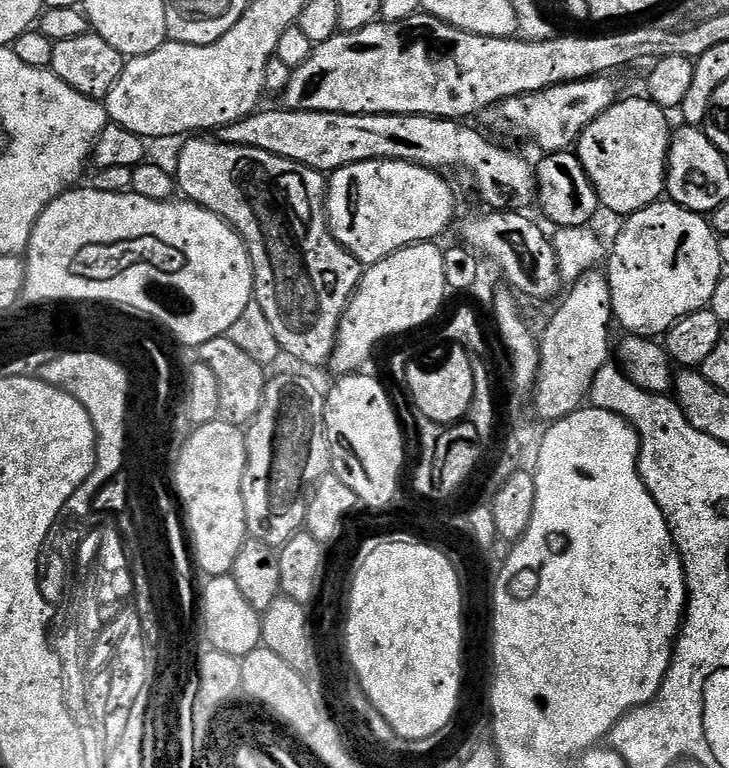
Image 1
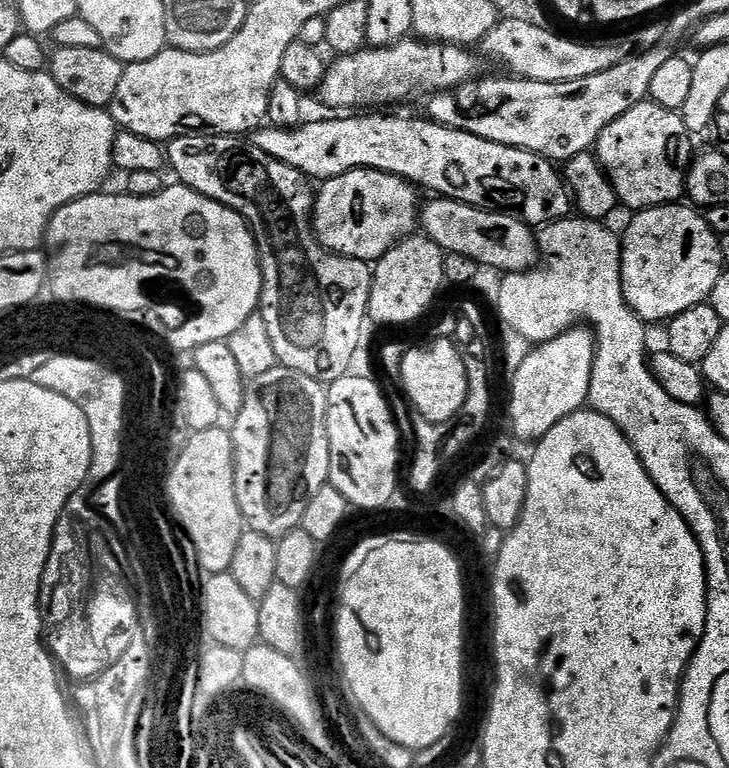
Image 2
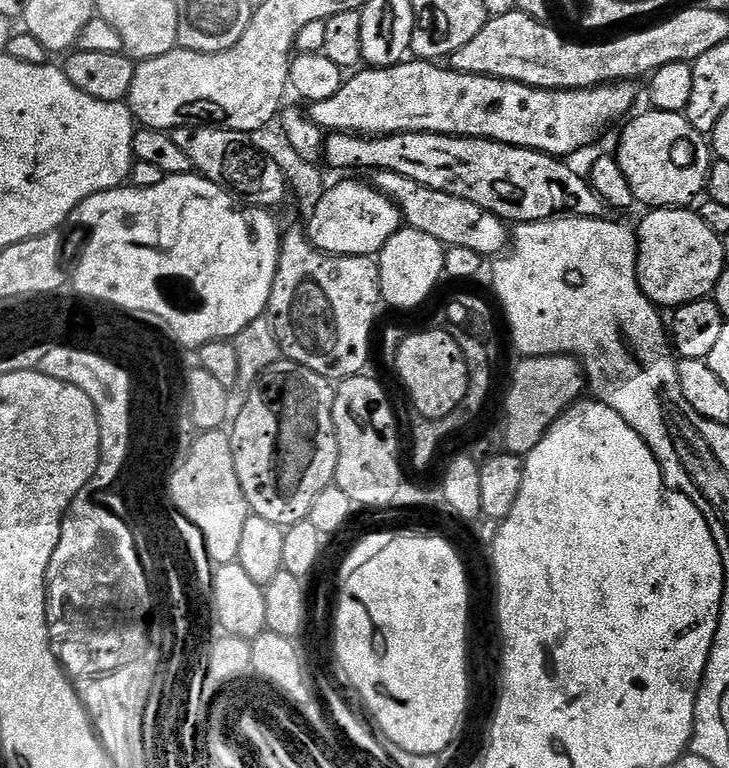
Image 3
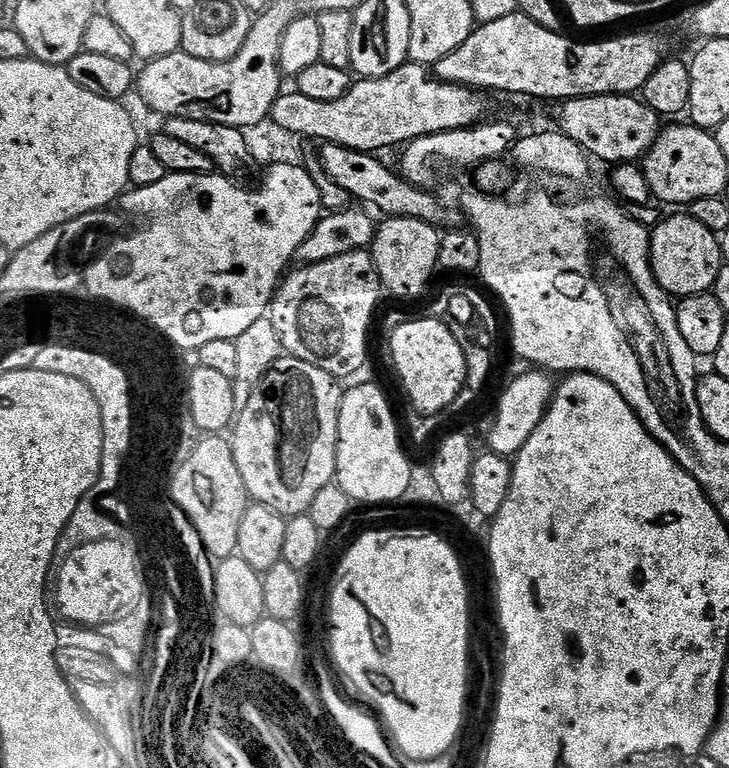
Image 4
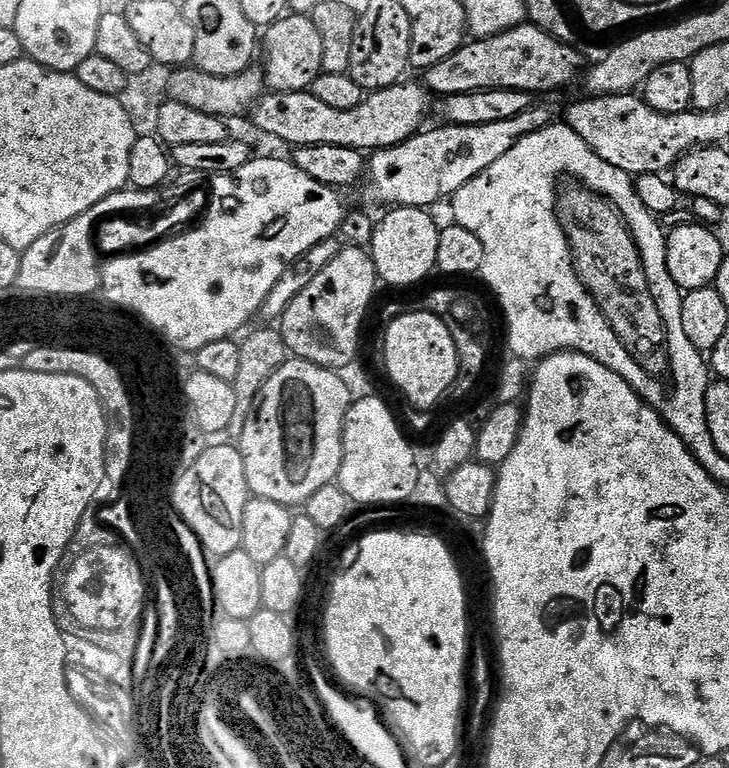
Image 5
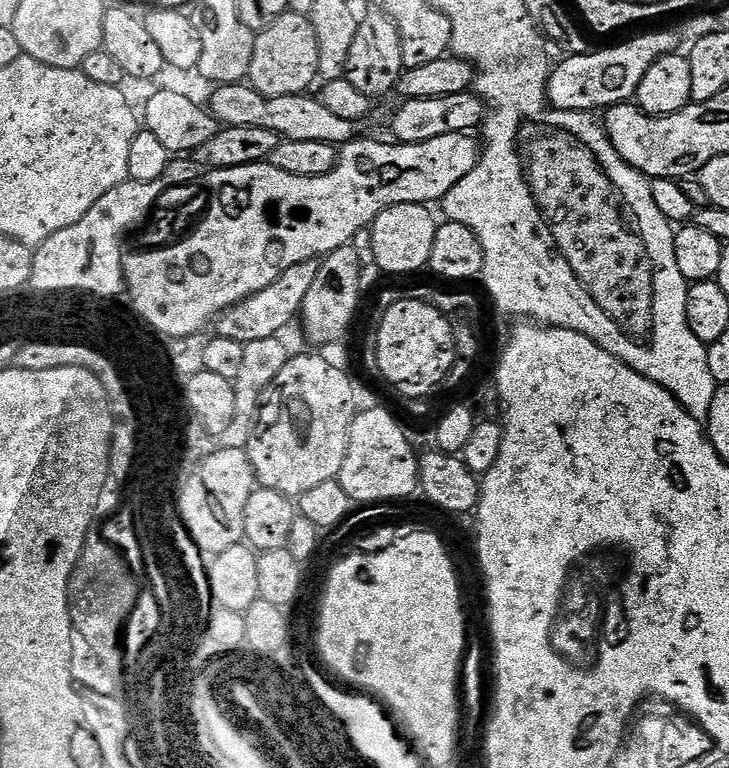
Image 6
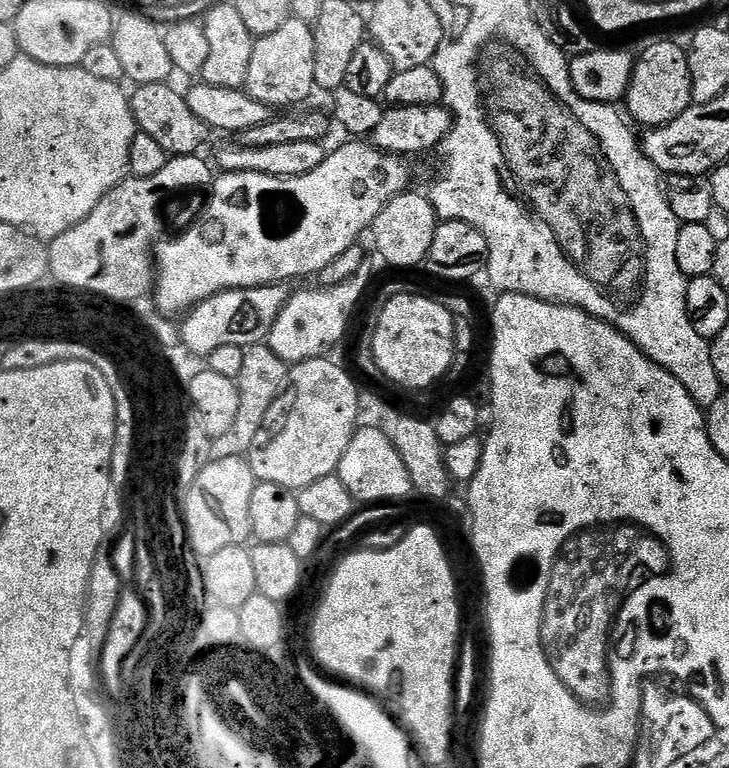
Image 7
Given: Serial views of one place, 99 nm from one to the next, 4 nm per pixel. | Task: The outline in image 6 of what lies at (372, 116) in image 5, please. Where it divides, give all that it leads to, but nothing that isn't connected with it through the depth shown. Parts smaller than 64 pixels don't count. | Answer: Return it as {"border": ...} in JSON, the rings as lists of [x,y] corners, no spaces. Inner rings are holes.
{"border":[[[247,83],[222,84],[211,89],[212,104],[210,111],[214,119],[221,125],[234,126],[262,126],[262,130],[274,130],[283,139],[294,142],[326,142],[343,146],[357,139],[358,125],[346,122],[346,118],[338,118],[331,110],[326,110],[322,102],[315,95],[287,96],[286,98],[266,98],[258,94],[258,90],[248,87]]]}

